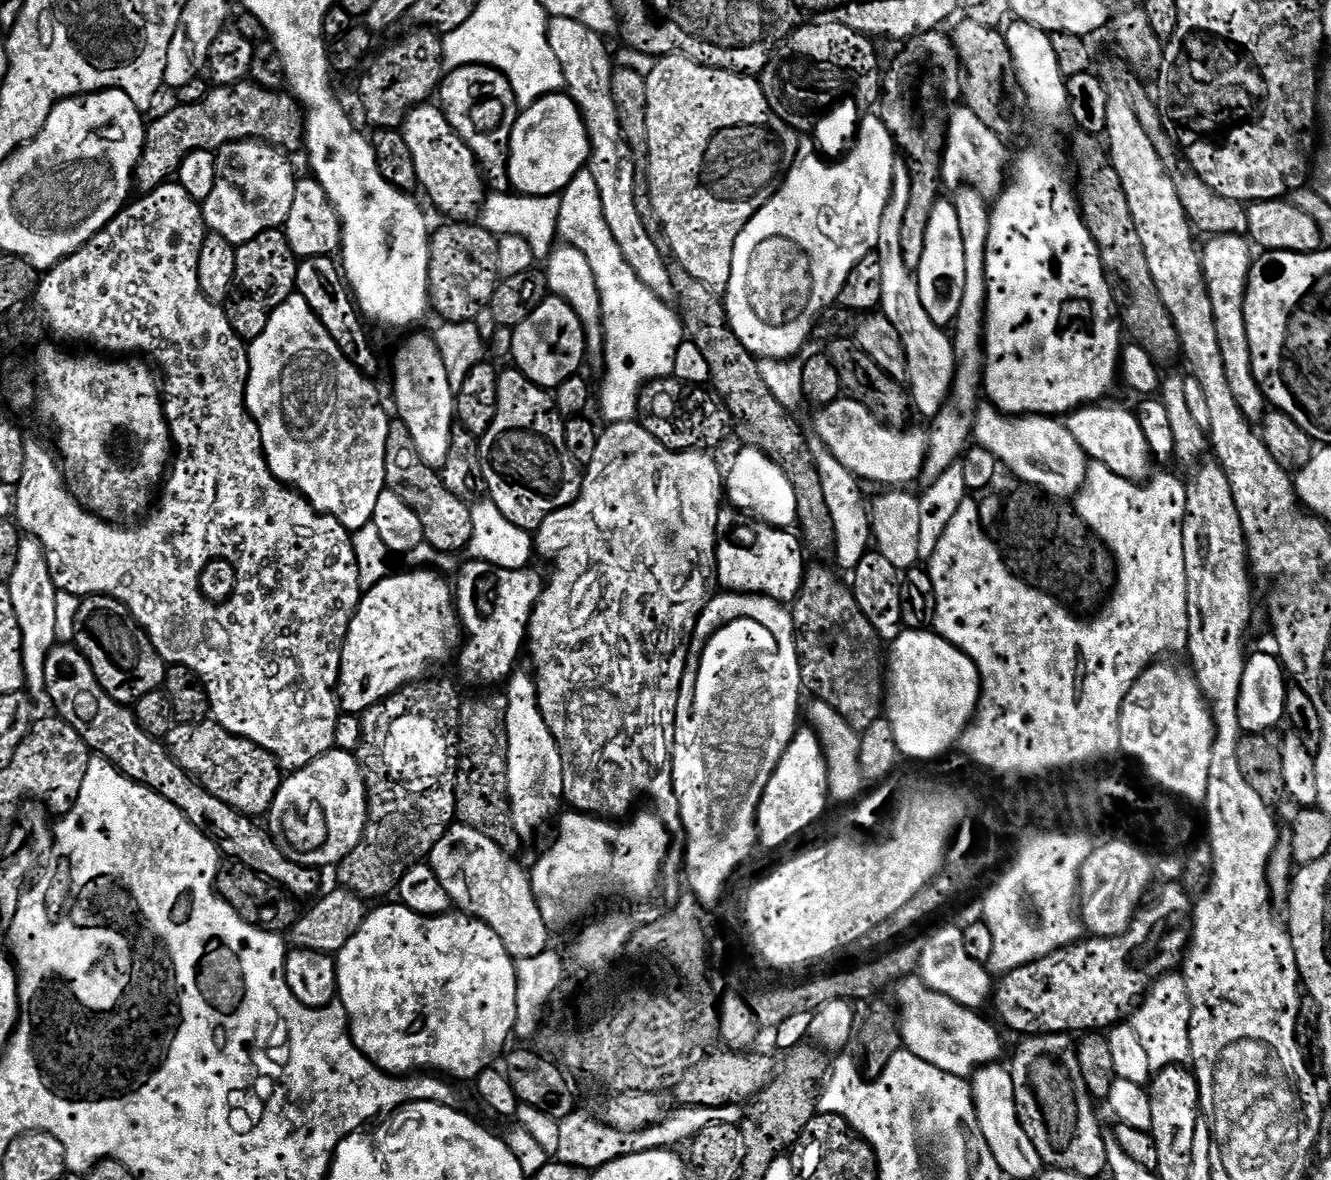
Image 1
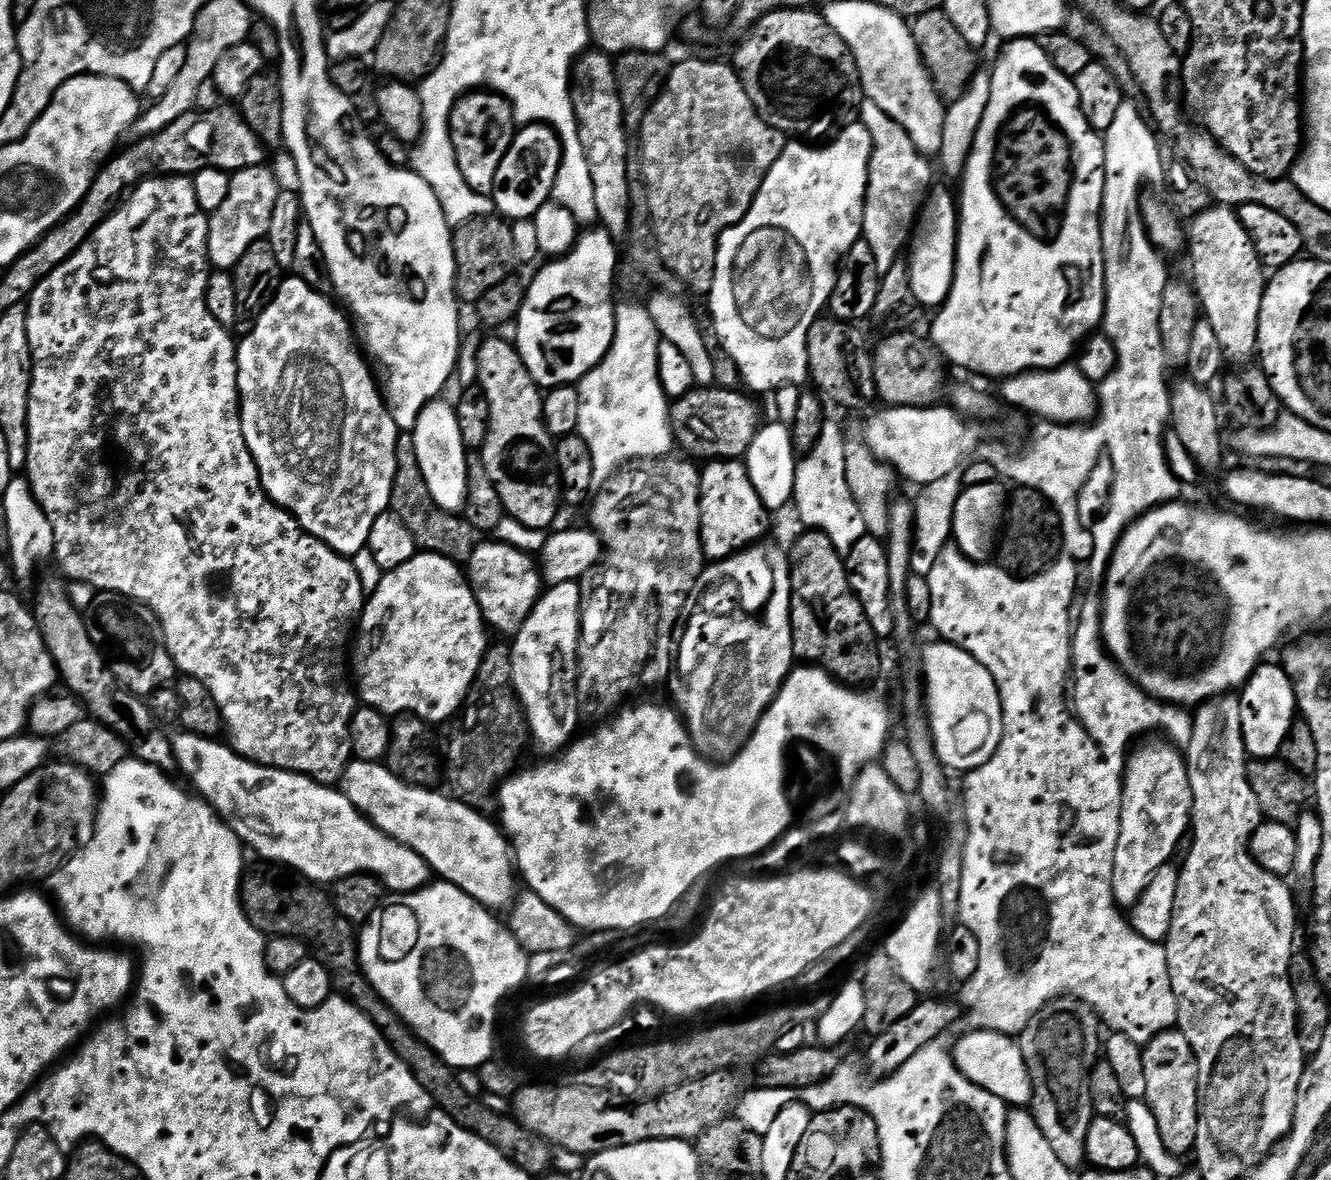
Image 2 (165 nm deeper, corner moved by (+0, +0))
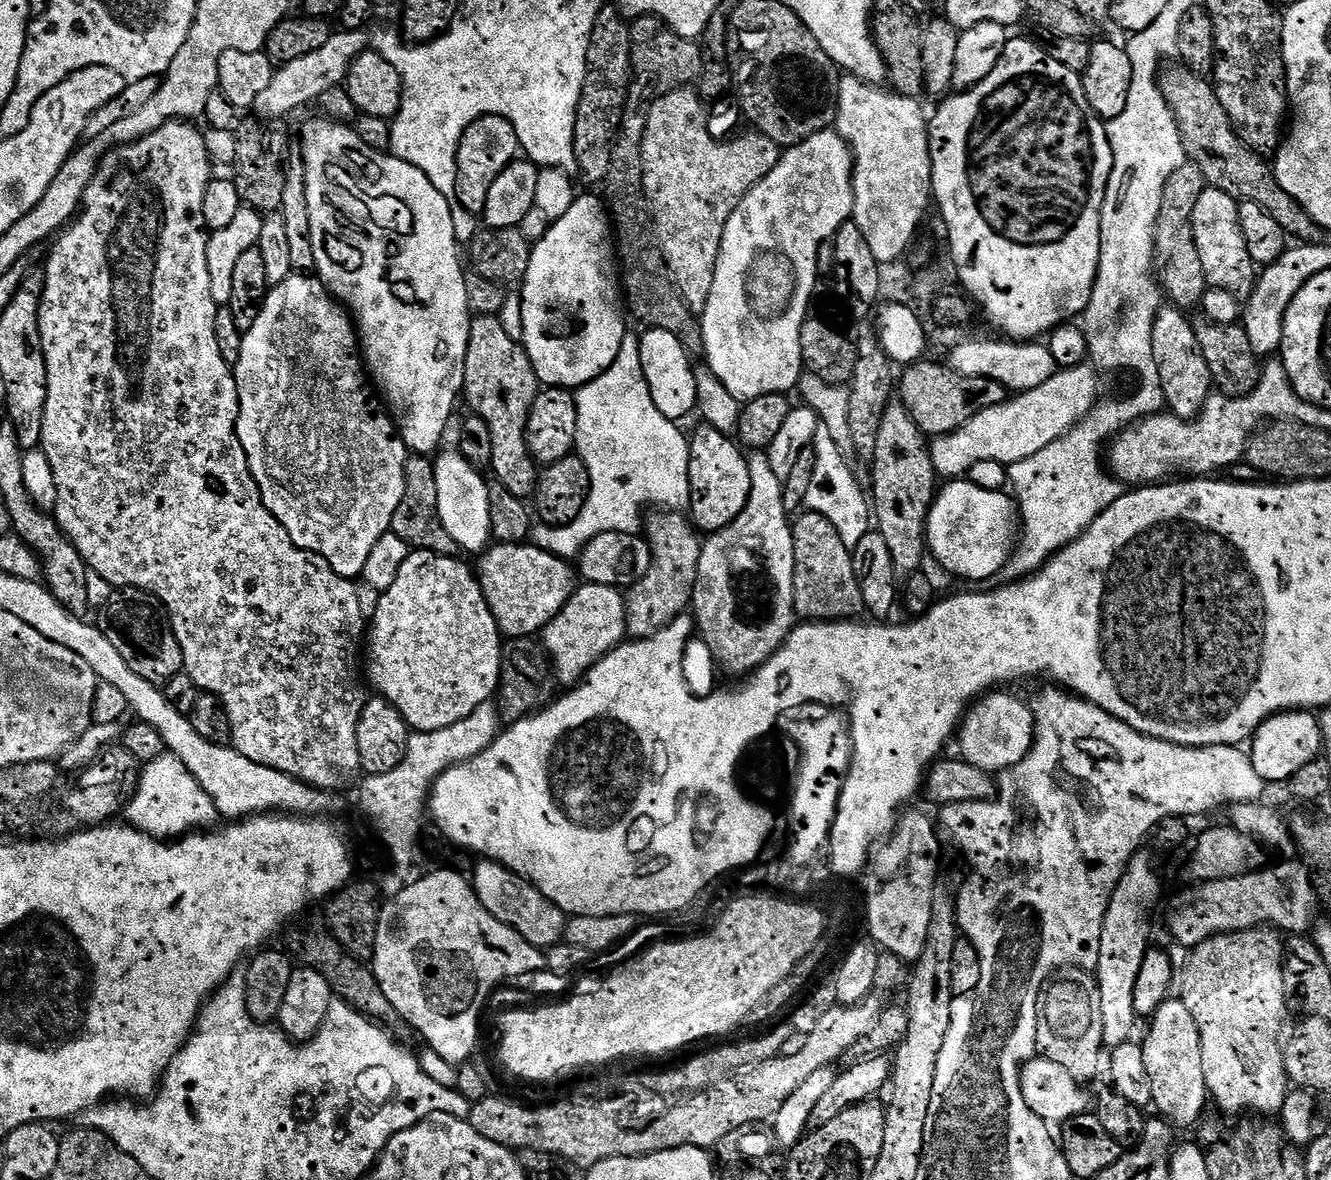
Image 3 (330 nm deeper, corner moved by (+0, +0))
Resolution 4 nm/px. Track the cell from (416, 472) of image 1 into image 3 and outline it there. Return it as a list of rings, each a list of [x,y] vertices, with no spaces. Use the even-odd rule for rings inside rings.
[[[409,455],[404,467],[404,493],[402,502],[398,502],[398,510],[394,510],[394,518],[390,529],[402,542],[406,542],[409,549],[421,552],[433,552],[439,556],[451,556],[453,558],[461,555],[462,549],[454,538],[442,526],[442,518],[438,514],[438,482],[436,481],[435,463],[427,455]]]

